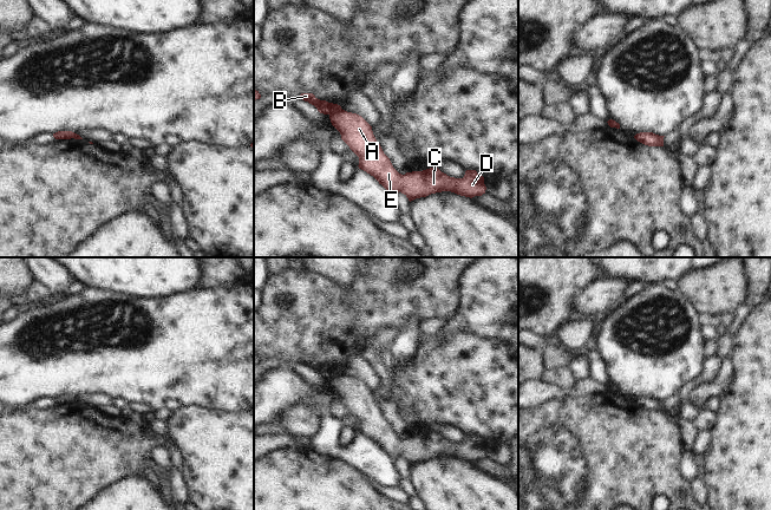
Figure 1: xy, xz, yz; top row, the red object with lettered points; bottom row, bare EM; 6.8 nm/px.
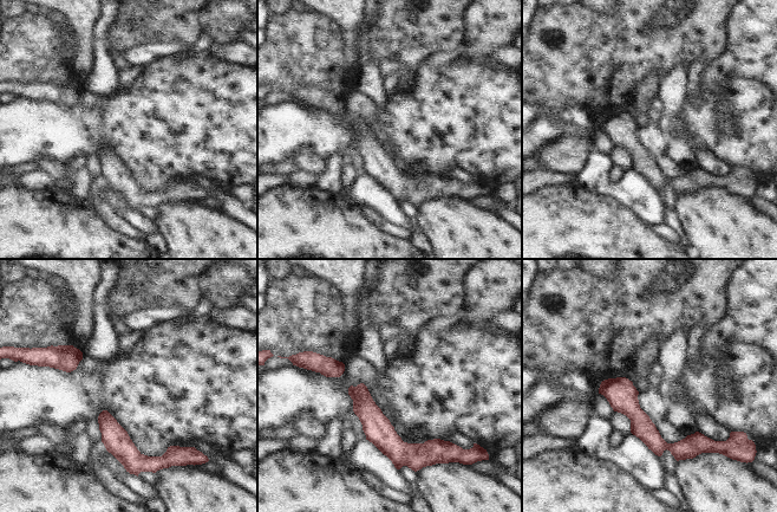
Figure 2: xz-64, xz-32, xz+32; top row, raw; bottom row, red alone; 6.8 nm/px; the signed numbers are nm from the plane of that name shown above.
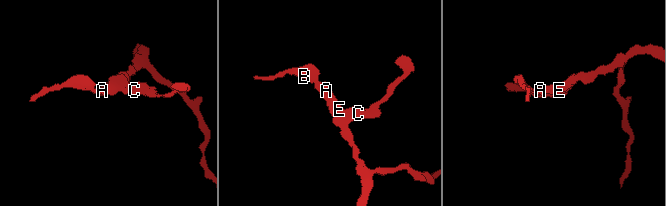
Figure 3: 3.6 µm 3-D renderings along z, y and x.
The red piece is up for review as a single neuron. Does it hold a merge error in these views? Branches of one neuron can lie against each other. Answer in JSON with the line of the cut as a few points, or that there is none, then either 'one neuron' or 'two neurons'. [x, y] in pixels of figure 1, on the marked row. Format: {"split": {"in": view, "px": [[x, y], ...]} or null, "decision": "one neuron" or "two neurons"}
{"split": {"in": "xz", "px": [[341, 109], [330, 115]]}, "decision": "two neurons"}

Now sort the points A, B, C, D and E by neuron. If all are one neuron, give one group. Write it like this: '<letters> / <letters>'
A C D E / B

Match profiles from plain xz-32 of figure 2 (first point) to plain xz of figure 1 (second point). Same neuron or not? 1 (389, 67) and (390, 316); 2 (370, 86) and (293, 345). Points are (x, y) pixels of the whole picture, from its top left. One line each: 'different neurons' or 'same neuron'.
1: different neurons
2: different neurons

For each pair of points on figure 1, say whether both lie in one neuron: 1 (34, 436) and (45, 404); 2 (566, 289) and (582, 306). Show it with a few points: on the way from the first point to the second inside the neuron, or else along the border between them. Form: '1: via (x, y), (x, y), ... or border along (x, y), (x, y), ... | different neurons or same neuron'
1: border along (56, 404), (41, 410), (37, 410), (32, 405) | different neurons
2: border along (594, 279), (574, 298), (572, 312) | different neurons

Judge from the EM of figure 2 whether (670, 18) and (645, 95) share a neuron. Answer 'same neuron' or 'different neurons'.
different neurons

